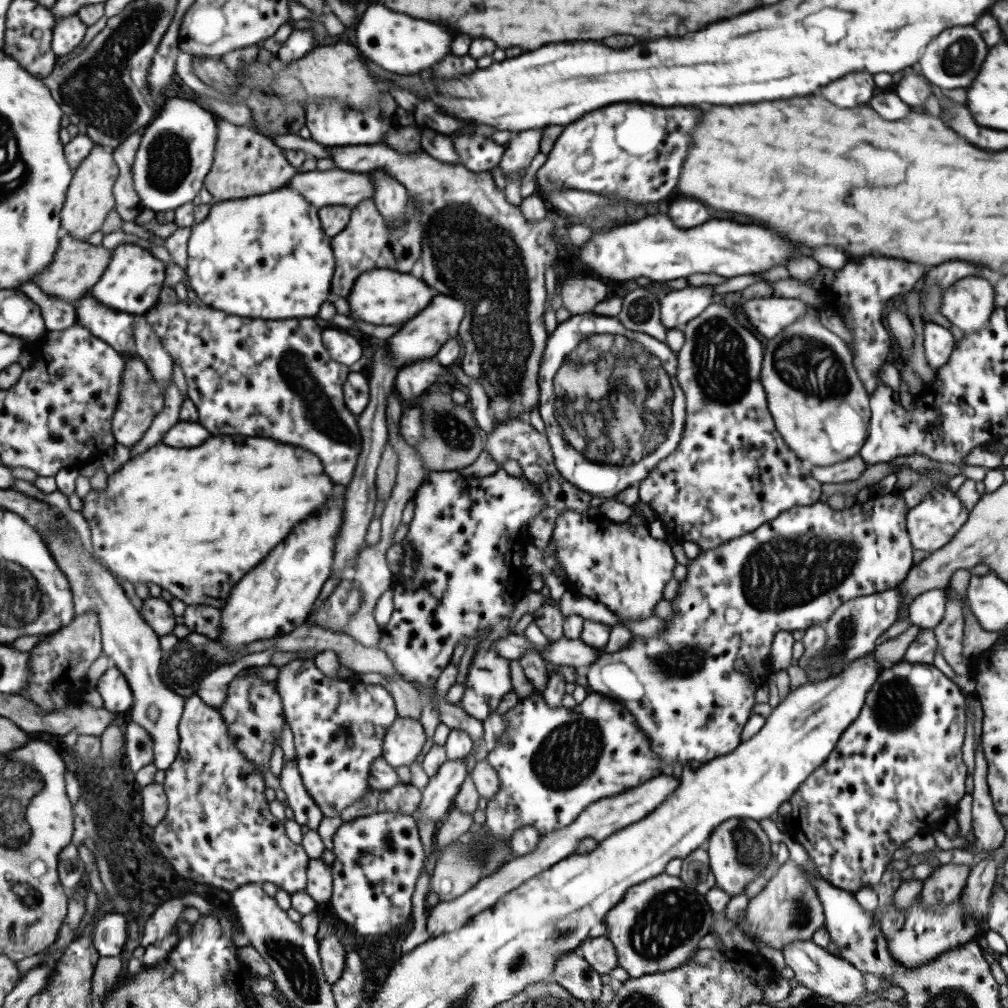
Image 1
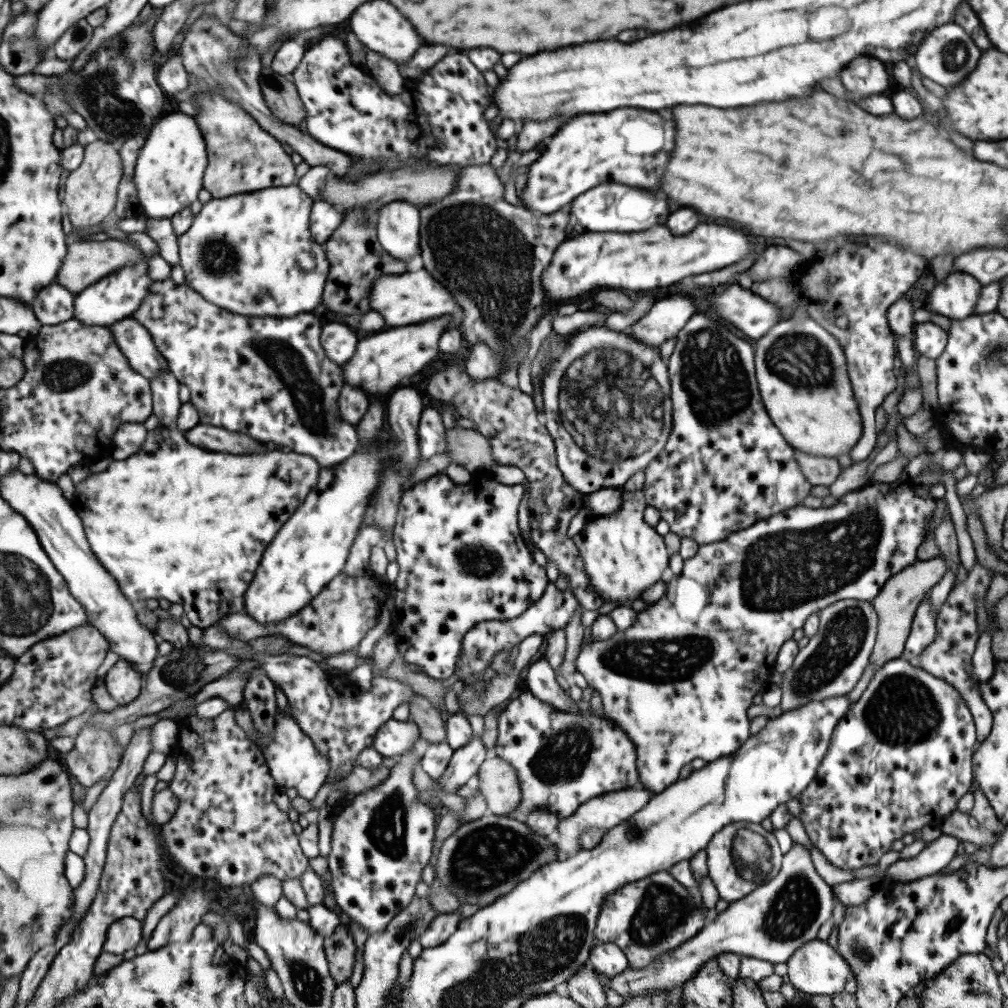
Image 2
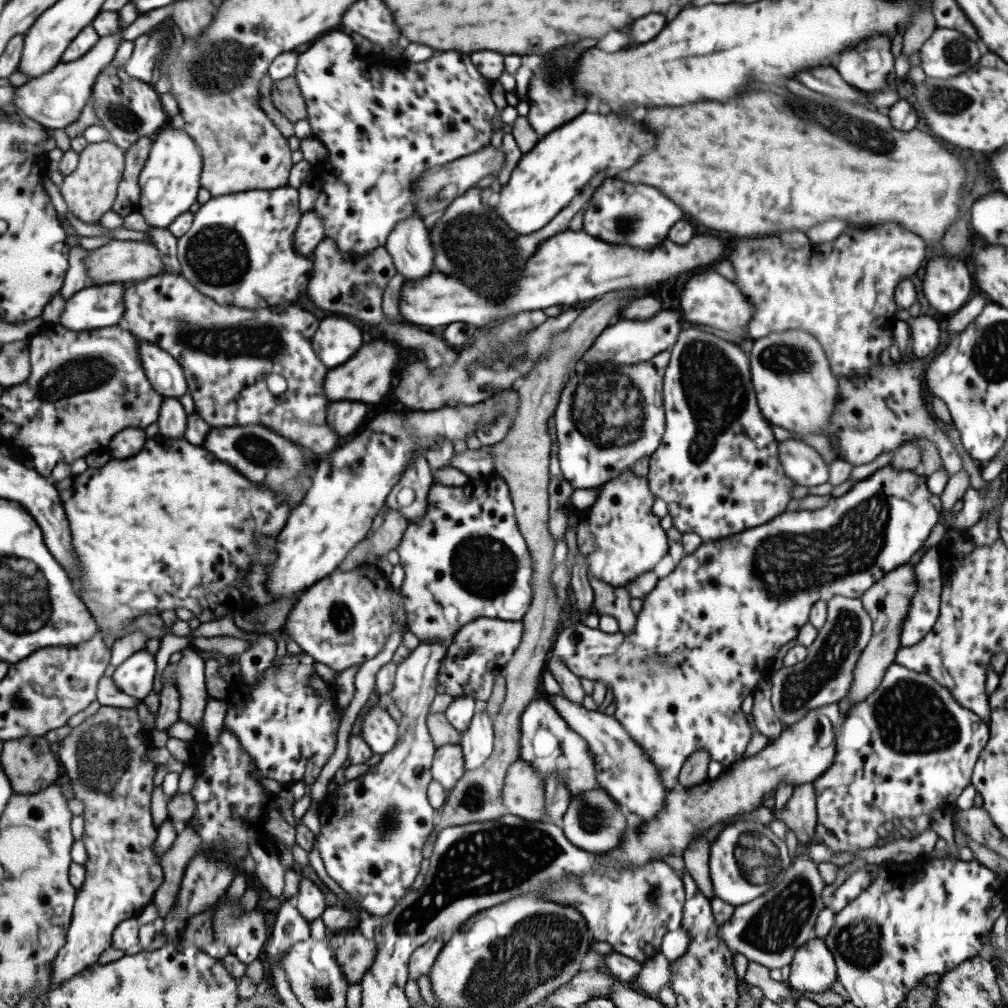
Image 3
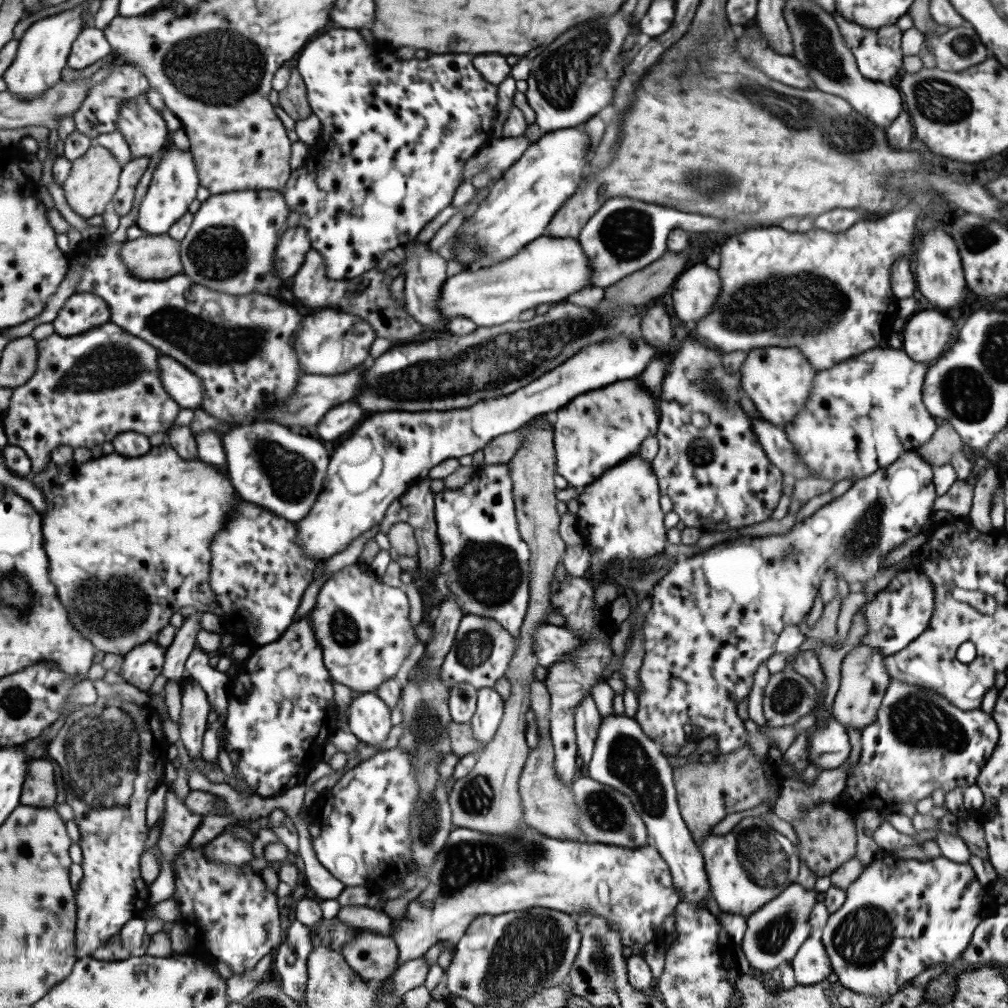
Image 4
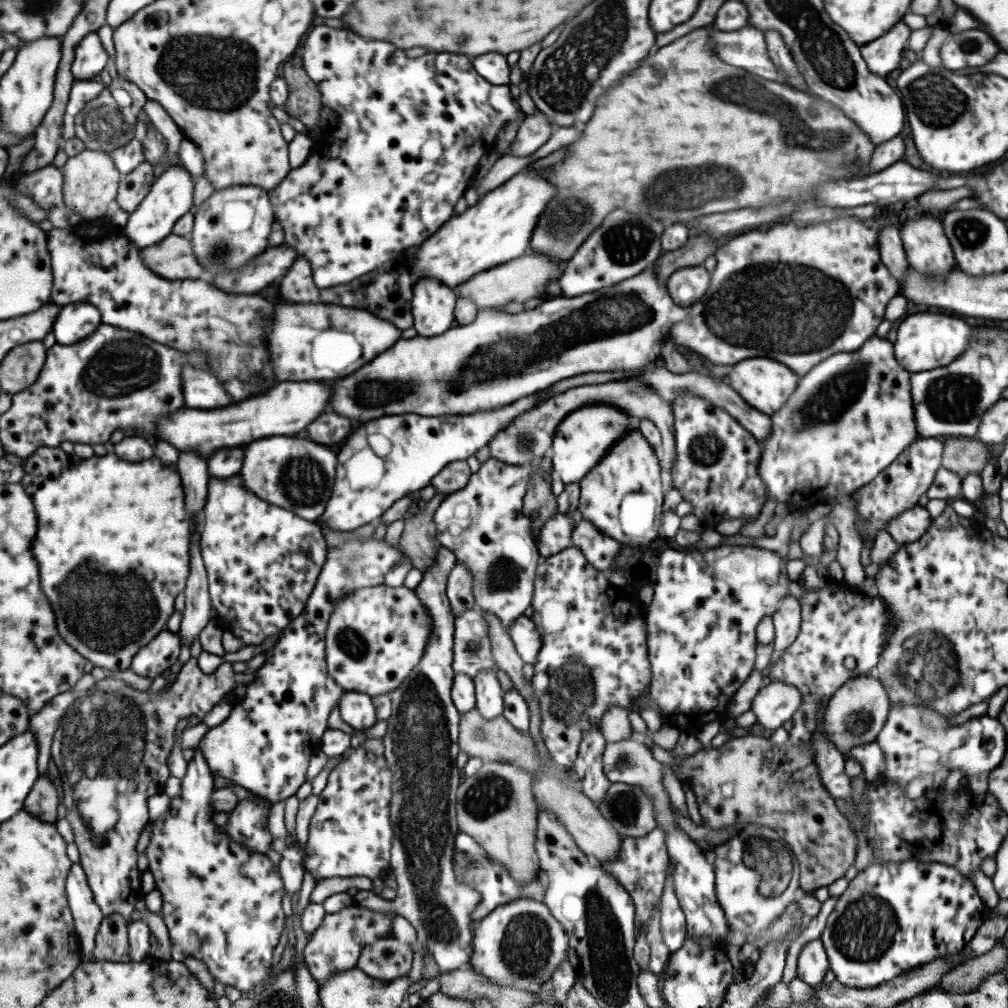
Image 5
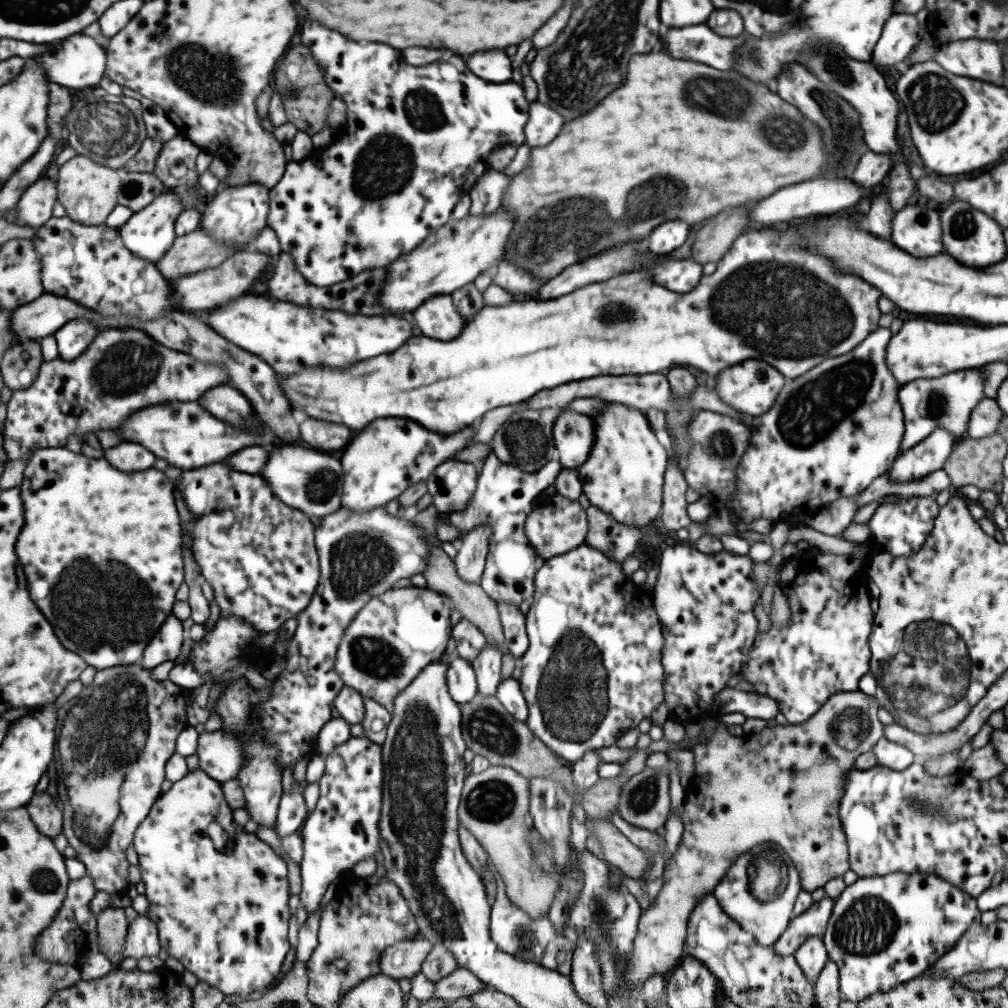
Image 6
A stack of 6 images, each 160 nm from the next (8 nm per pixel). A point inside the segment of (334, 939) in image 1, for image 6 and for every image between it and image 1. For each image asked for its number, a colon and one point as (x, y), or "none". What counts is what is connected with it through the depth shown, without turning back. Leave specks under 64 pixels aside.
2: (339, 948)
3: (353, 952)
4: (372, 957)
5: (386, 959)
6: (400, 961)

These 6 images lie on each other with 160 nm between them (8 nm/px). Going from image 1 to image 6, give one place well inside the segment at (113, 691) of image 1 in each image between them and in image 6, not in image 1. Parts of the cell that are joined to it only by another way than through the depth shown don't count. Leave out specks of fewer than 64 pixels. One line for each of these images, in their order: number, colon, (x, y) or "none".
2: (124, 684)
3: (135, 675)
4: (140, 667)
5: (159, 655)
6: (165, 646)

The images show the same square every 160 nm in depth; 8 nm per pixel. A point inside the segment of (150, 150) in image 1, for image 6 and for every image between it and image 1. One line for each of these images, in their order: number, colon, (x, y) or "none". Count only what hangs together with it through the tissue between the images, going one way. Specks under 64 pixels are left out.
2: (169, 171)
3: (169, 181)
4: (175, 180)
5: (154, 220)
6: (149, 233)

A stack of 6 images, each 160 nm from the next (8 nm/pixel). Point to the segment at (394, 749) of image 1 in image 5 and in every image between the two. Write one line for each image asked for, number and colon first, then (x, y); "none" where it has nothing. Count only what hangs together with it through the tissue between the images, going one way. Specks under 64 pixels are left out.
2: (393, 738)
3: (378, 730)
4: (368, 716)
5: (356, 709)

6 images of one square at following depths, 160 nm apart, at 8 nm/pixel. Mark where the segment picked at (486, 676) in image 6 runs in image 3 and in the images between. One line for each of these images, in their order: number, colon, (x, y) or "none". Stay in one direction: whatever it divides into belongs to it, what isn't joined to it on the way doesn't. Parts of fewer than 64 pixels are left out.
3: (475, 742)
4: (484, 721)
5: (488, 696)

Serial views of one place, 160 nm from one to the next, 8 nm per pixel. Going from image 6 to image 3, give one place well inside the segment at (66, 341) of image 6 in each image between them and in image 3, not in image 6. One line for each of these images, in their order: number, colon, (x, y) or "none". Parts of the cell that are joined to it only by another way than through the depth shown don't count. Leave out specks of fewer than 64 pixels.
3: (95, 307)
4: (84, 311)
5: (77, 321)

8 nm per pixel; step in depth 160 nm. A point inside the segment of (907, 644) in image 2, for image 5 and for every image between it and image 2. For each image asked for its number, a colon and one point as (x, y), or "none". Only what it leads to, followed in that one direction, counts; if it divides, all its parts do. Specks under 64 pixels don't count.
3: (923, 608)
4: (900, 612)
5: (836, 621)

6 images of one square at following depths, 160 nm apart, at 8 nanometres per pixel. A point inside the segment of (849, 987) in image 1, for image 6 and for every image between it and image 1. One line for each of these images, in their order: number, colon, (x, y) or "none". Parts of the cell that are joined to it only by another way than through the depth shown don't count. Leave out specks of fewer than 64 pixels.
2: (815, 968)
3: (812, 969)
4: (810, 964)
5: (811, 965)
6: (811, 956)

